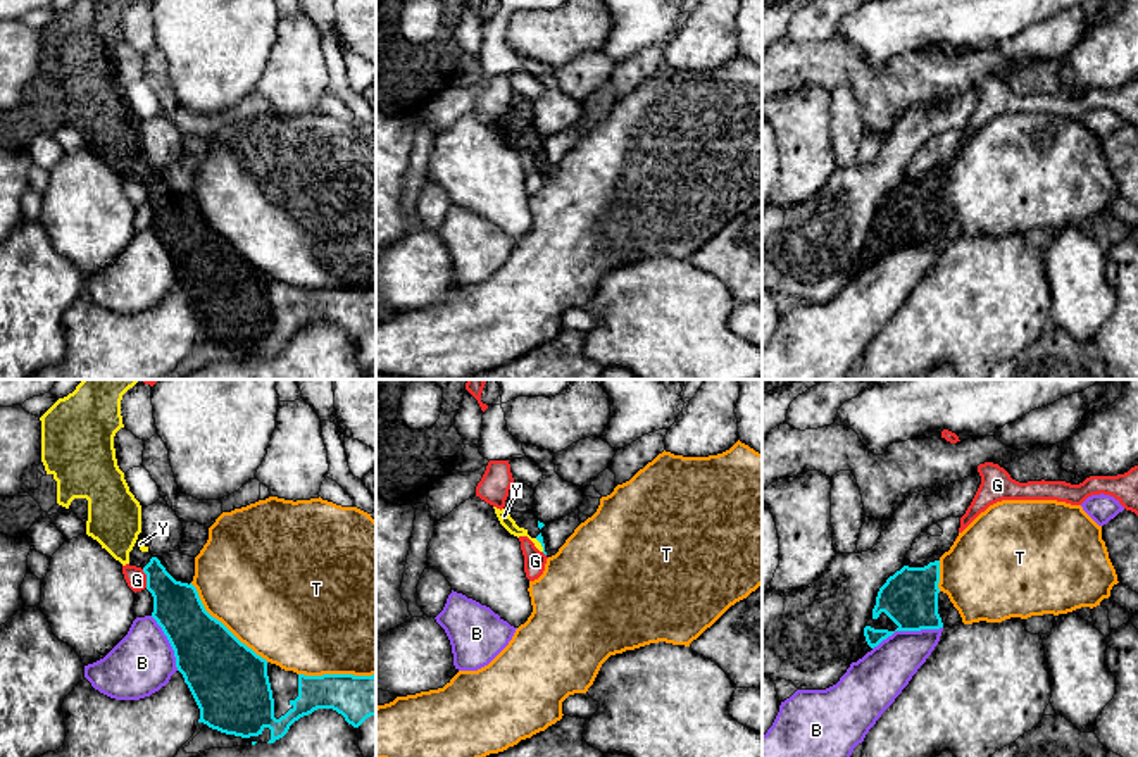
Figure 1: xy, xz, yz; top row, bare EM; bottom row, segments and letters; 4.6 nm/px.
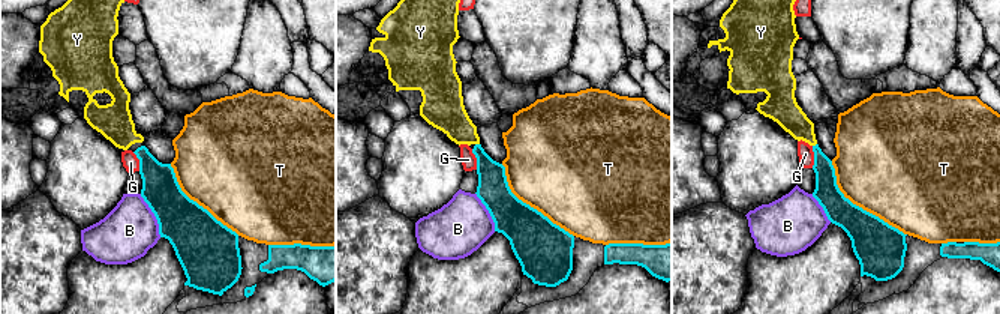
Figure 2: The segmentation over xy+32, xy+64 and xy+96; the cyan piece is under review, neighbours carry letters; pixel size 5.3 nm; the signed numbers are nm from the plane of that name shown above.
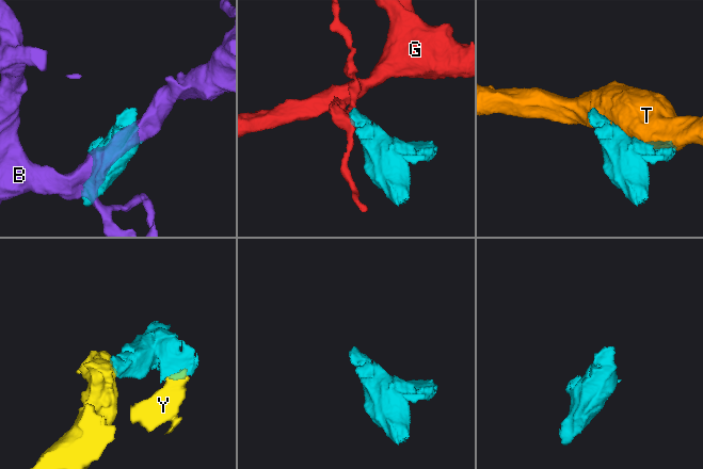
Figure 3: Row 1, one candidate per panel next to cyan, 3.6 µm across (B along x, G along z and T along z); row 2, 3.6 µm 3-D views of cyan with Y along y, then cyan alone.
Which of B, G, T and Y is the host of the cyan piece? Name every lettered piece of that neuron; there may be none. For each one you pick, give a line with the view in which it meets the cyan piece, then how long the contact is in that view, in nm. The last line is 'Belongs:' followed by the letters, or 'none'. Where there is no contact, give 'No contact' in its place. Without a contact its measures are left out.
Y: Touches cyan in xz. Shared border 80 nm
Belongs: Y

